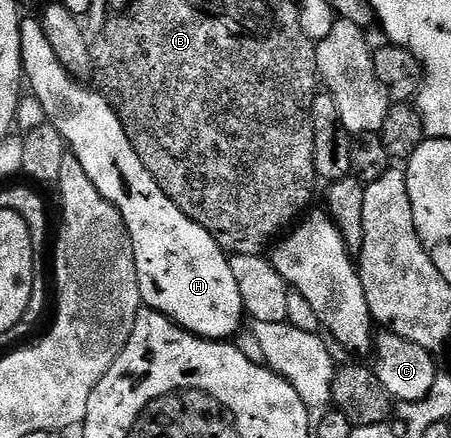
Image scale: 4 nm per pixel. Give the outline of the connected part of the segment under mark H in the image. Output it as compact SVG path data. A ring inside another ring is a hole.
M27 20L23 24L21 33L24 76L27 84L29 86L32 84L31 96L40 102L47 116L54 119L57 131L70 146L71 156L76 158L86 171L86 175L90 175L94 187L98 187L98 191L120 212L126 223L134 247L134 259L138 267L144 305L153 309L155 313L170 318L172 322L185 329L187 333L194 334L195 337L203 337L206 341L232 339L232 336L239 331L240 324L246 321L246 312L242 291L238 291L229 254L220 248L220 244L199 223L186 216L162 191L162 187L152 178L150 171L134 151L124 130L124 124L118 119L112 104L103 92L96 90L95 93L94 90L88 89L92 87L75 80L65 71L61 60L48 42L48 36L44 34L43 24L39 20L30 22Z

